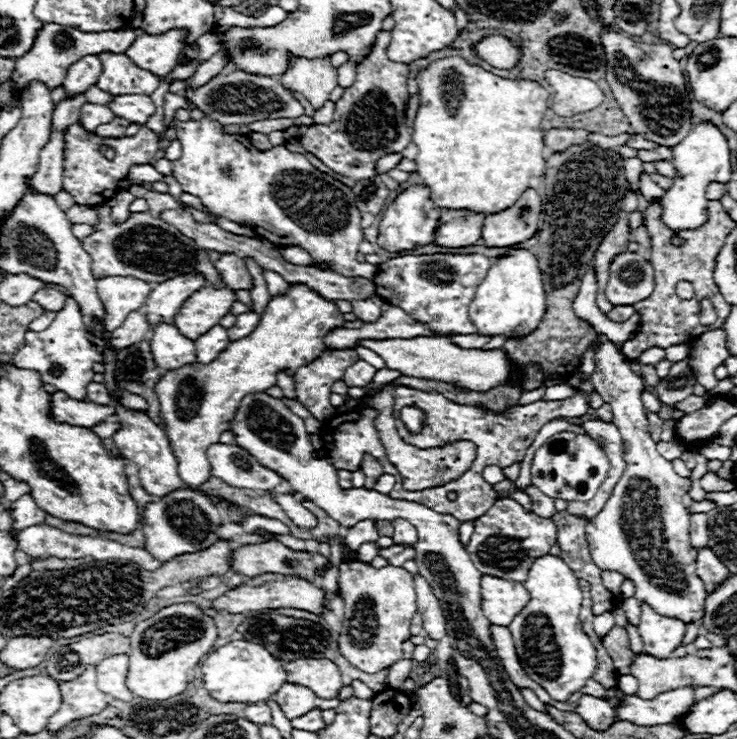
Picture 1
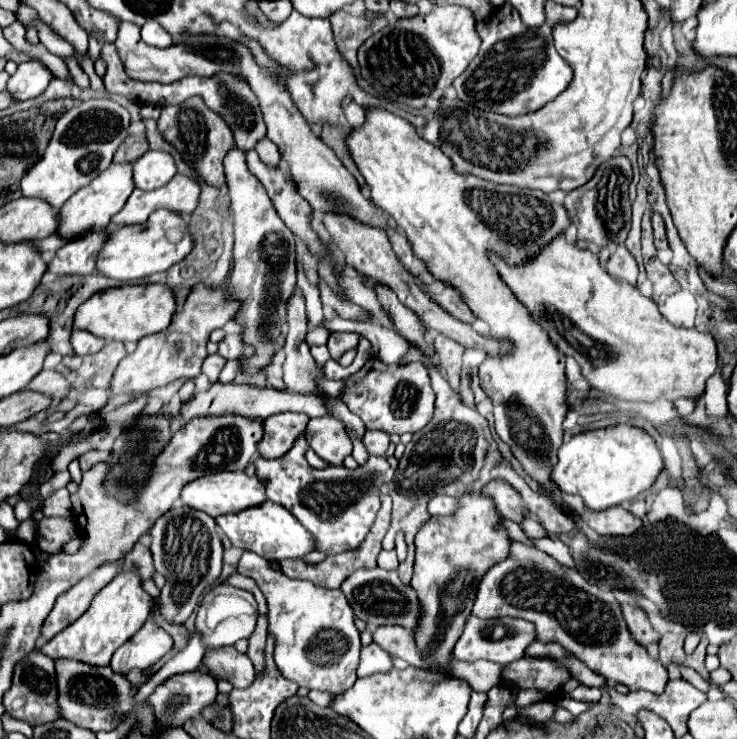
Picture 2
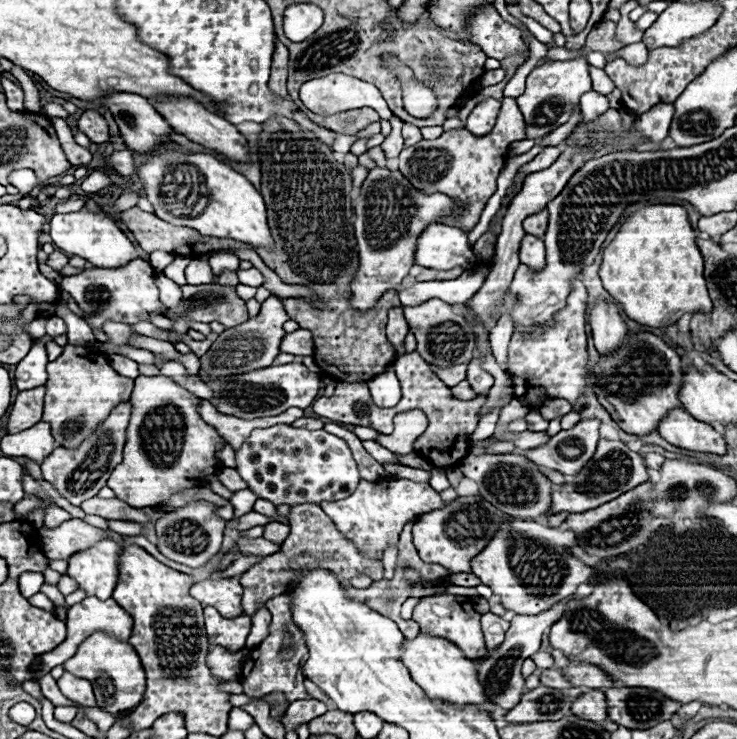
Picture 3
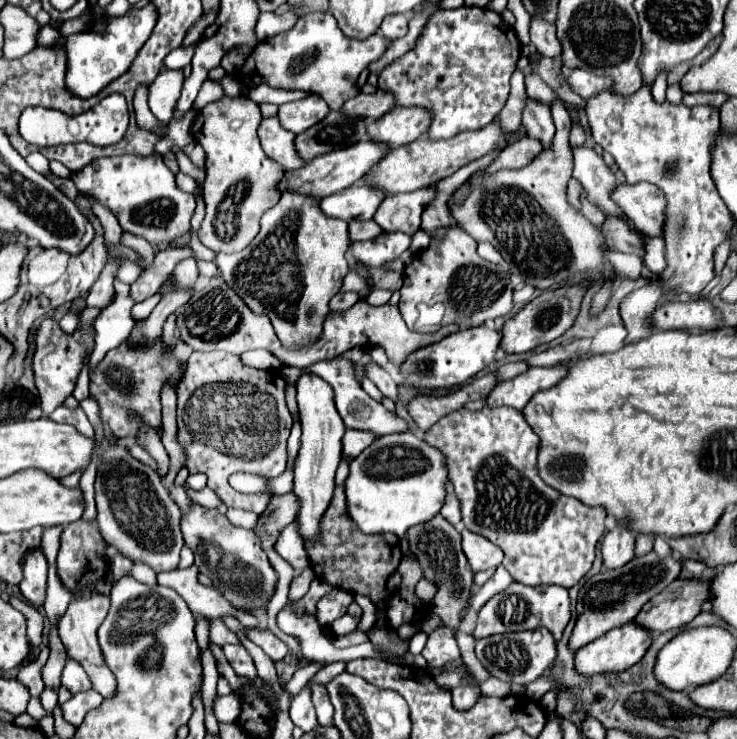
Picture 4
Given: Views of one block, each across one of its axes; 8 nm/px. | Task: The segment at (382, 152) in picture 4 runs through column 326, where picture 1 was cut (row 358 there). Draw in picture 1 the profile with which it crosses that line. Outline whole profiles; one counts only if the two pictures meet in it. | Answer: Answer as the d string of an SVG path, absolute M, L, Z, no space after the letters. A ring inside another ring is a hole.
M160 324L154 328L150 350L156 366L164 372L196 362L194 342L184 338L174 324Z

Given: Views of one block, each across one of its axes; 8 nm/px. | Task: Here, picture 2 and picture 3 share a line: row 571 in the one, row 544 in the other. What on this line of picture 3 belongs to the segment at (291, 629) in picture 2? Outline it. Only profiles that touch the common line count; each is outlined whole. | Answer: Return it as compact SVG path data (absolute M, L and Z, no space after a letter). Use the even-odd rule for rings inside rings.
M240 538L238 548L242 556L266 556L280 550L280 544L266 542L264 538Z

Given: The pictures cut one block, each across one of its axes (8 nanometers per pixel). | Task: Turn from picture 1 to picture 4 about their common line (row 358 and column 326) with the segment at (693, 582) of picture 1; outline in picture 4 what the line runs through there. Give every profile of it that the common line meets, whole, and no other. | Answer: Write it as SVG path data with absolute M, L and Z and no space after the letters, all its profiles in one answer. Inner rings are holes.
M330 592L324 598L320 598L320 602L316 604L316 620L322 628L328 628L336 618L344 616L348 606L352 604L352 594L350 592Z

